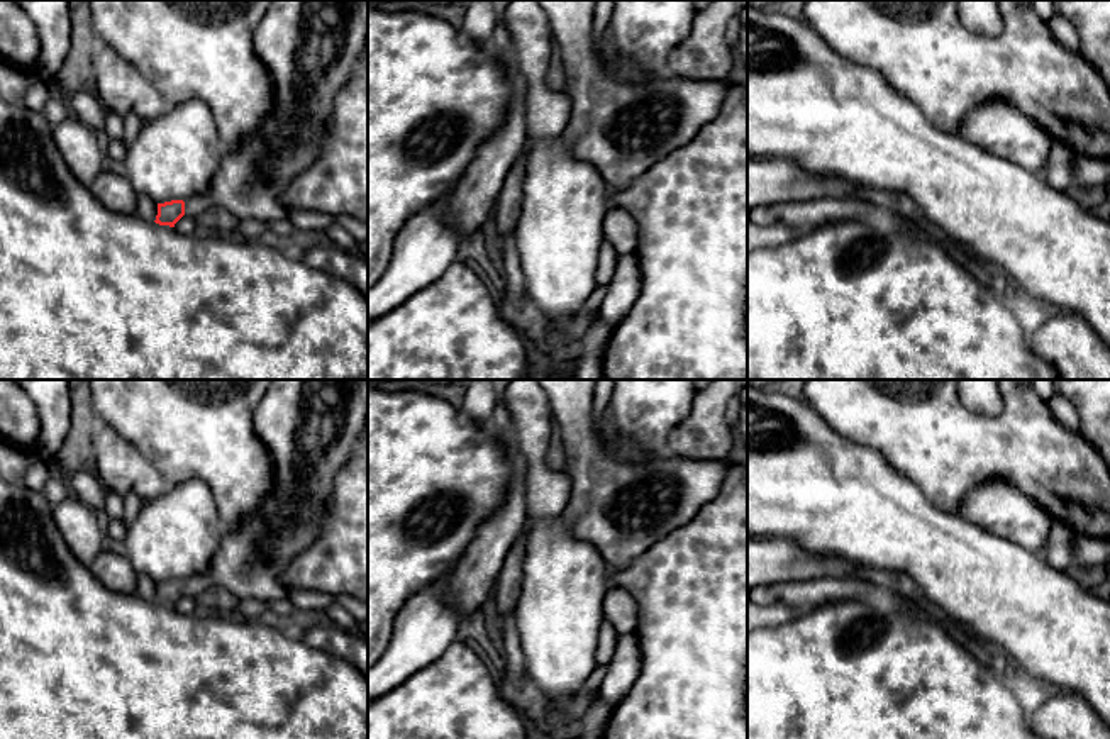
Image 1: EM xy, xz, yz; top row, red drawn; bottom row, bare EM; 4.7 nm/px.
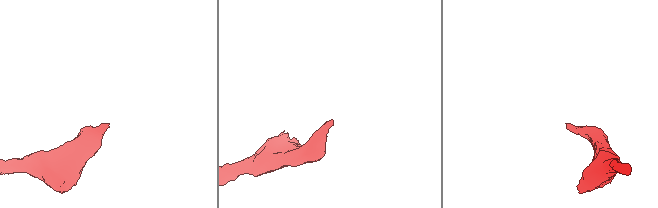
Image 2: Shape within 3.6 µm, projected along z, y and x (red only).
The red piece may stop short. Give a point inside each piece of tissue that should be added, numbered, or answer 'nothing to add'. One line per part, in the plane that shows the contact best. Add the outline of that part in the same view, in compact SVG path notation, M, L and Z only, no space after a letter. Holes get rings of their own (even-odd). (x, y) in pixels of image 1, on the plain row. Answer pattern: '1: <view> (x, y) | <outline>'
1: xy (310, 427) | M269 380L254 408L253 424L273 458L273 488L256 512L224 532L208 570L185 581L188 597L205 600L219 593L232 602L254 598L271 603L288 595L290 588L281 581L283 570L322 536L332 508L336 475L349 461L368 424L368 380Z

